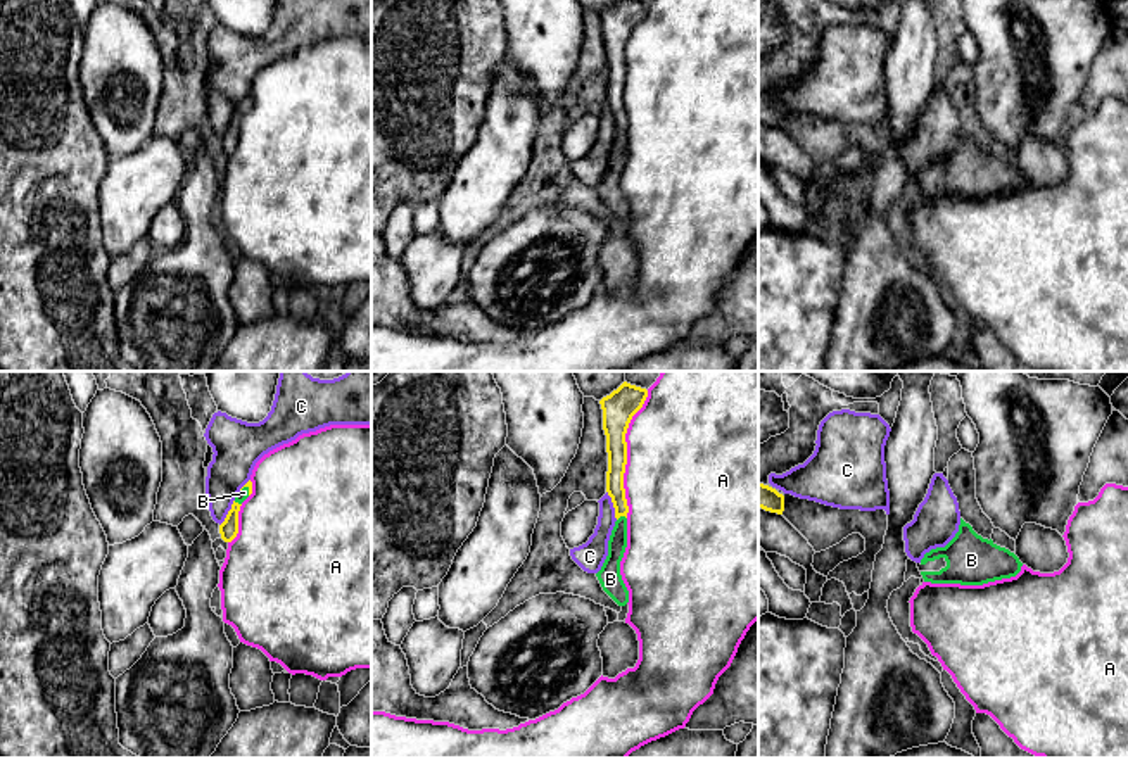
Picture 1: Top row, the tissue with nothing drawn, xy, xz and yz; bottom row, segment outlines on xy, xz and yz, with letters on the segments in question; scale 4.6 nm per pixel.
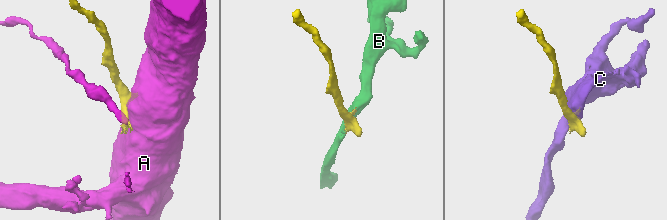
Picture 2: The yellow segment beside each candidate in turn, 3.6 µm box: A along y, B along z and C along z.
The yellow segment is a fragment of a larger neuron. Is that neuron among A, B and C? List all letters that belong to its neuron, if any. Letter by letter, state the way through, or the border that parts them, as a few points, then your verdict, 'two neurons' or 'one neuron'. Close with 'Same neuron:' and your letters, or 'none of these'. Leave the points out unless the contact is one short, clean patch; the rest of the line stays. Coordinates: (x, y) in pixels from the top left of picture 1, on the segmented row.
A: two neurons
B: runs through xz (617, 461), (621, 515), (617, 543); one neuron
C: two neurons
Same neuron: B

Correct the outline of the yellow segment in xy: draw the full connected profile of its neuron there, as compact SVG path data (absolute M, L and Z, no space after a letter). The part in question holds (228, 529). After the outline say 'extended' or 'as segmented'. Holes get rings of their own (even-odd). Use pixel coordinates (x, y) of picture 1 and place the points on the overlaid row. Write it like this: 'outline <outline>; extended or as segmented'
outline M249 480L240 492L235 496L231 509L228 511L225 521L219 525L219 534L225 542L231 542L238 534L238 511L242 502L252 494L252 482Z; extended

